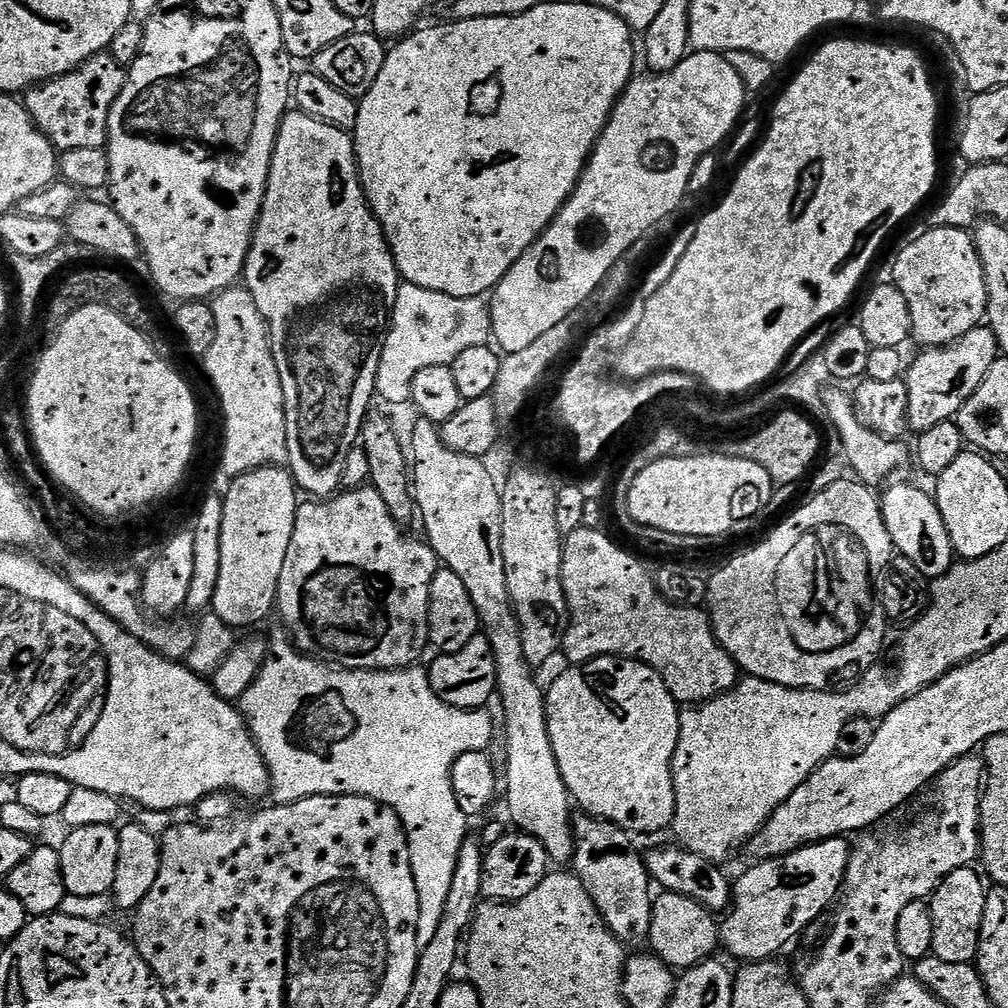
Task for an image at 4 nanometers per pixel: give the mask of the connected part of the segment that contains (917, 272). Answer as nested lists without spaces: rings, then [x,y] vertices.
[[[941,226],[922,233],[897,254],[892,276],[896,288],[902,290],[902,298],[906,298],[906,306],[910,306],[912,340],[924,344],[920,346],[925,349],[944,348],[947,344],[957,343],[966,334],[970,334],[970,330],[985,323],[988,314],[986,274],[976,253],[976,242],[971,231]]]

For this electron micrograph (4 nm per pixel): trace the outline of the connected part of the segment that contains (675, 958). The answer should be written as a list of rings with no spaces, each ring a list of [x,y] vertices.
[[[661,891],[652,901],[652,921],[648,931],[647,943],[652,944],[651,951],[662,962],[666,962],[668,967],[673,970],[687,970],[695,964],[702,964],[713,955],[712,952],[720,944],[720,924],[717,917],[690,898],[682,894]]]

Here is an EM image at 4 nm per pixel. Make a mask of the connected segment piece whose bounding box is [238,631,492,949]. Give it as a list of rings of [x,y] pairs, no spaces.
[[[283,631],[280,632],[270,636],[270,654],[265,658],[252,685],[238,700],[238,707],[244,713],[244,721],[247,722],[252,735],[256,737],[256,745],[264,753],[264,761],[268,763],[268,772],[272,775],[271,803],[273,805],[293,804],[304,800],[307,796],[365,796],[392,808],[394,814],[398,814],[404,832],[408,835],[410,866],[414,870],[414,886],[418,886],[418,926],[416,927],[418,946],[420,949],[430,946],[434,934],[438,934],[438,926],[442,926],[442,914],[446,910],[446,902],[450,898],[450,886],[454,883],[454,870],[458,866],[458,854],[462,850],[464,841],[470,836],[470,832],[468,832],[469,817],[465,816],[462,806],[454,794],[452,767],[462,754],[483,752],[489,747],[487,744],[492,740],[492,716],[484,708],[469,710],[455,708],[442,702],[442,698],[438,698],[438,694],[434,694],[434,690],[430,686],[427,667],[413,666],[398,668],[390,672],[378,672],[370,668],[341,668],[331,662],[324,662],[319,668],[316,665],[319,664],[317,657],[301,652]]]

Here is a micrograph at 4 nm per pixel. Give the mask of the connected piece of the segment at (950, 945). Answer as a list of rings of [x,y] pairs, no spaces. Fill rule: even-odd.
[[[969,866],[954,870],[954,874],[946,877],[930,897],[934,922],[931,955],[942,958],[942,962],[971,964],[975,961],[976,951],[979,949],[979,934],[984,928],[984,912],[990,907],[990,901],[985,881],[981,873],[976,873],[974,869],[975,867]]]

